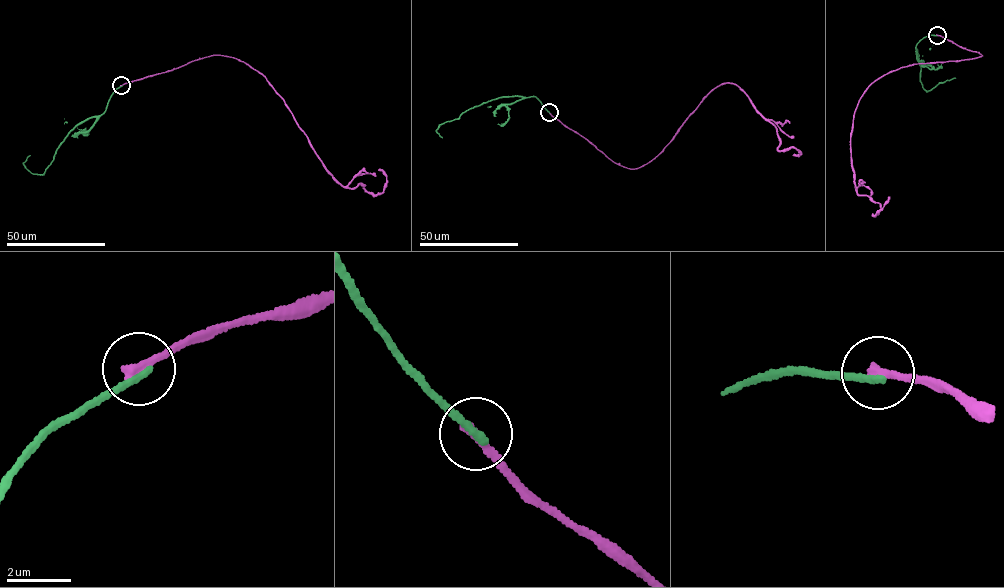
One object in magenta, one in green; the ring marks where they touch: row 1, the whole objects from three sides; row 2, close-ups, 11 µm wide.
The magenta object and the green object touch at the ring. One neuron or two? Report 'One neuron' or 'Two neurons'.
Two neurons

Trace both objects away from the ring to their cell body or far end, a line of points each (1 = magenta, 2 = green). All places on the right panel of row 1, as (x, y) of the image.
1: (937, 35), (981, 56), (890, 71), (856, 108), (850, 145), (857, 194), (880, 204), (873, 216), (890, 198)
2: (937, 35), (925, 36), (916, 47), (923, 89), (929, 91), (955, 78)

